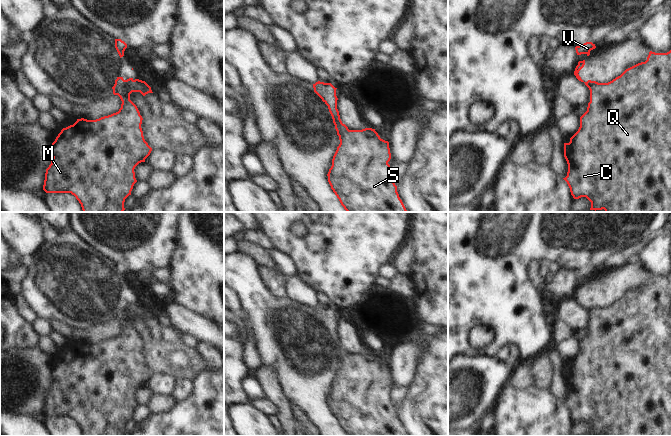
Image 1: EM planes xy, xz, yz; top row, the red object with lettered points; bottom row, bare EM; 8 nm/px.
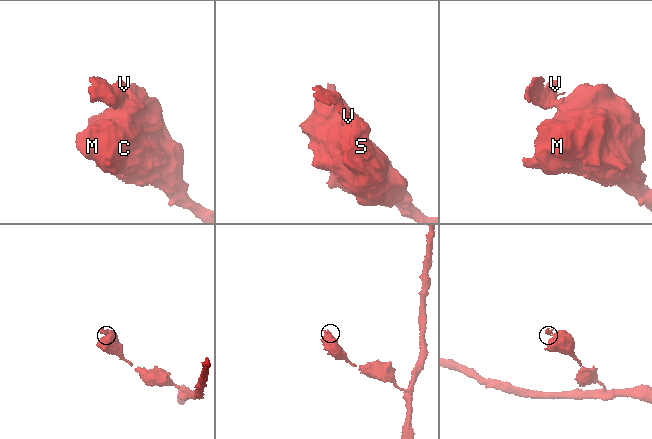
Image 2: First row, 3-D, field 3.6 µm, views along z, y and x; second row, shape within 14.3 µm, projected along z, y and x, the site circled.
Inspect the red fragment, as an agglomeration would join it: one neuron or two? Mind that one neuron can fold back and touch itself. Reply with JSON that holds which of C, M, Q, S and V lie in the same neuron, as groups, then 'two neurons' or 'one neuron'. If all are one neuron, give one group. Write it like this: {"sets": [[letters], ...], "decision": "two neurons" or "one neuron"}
{"sets": [["C", "M", "Q", "S"], ["V"]], "decision": "two neurons"}

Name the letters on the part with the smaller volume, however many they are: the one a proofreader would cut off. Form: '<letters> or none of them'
V

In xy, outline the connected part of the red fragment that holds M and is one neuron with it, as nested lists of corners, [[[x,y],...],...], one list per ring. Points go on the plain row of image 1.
[[[142,304],[129,306],[123,316],[118,319],[122,325],[118,336],[96,344],[84,342],[63,352],[52,367],[52,385],[46,393],[43,414],[46,417],[71,417],[81,428],[83,436],[123,436],[125,423],[131,419],[135,402],[135,391],[145,386],[152,372],[145,365],[141,352],[142,340],[137,330],[130,324],[132,316],[140,316],[143,320],[153,317],[151,311]]]

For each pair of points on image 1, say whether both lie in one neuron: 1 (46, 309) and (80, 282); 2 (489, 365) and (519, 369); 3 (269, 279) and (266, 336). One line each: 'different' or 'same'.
1: same
2: different
3: different

